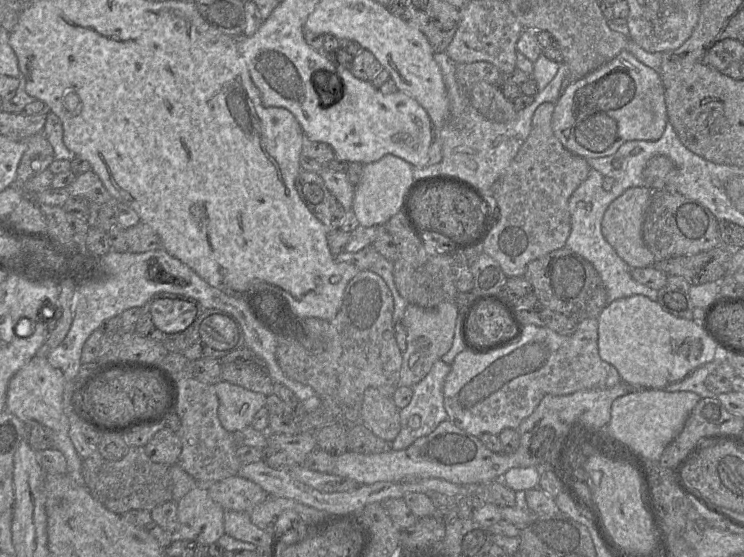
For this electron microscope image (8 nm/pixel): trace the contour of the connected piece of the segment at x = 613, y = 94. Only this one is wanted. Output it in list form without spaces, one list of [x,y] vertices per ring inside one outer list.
[[[625,49],[597,70],[569,84],[555,103],[551,121],[553,132],[562,145],[585,159],[610,156],[631,140],[657,141],[667,123],[664,86],[660,74]]]

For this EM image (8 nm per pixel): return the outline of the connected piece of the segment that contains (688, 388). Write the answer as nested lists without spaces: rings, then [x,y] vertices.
[[[719,349],[716,351],[716,357],[710,363],[698,367],[679,382],[674,382],[663,388],[666,392],[694,392],[700,398],[716,398],[716,395],[710,392],[705,386],[705,379],[708,375],[715,372],[715,368],[725,360],[726,352]]]

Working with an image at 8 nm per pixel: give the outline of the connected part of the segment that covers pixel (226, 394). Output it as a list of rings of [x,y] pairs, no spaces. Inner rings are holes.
[[[224,380],[215,385],[215,390],[219,400],[218,418],[229,433],[250,426],[255,414],[266,405],[266,395]]]

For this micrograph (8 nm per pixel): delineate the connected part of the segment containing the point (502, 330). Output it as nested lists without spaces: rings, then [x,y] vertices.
[[[487,300],[470,313],[466,334],[473,348],[484,350],[514,338],[516,330],[507,311],[500,304]]]

